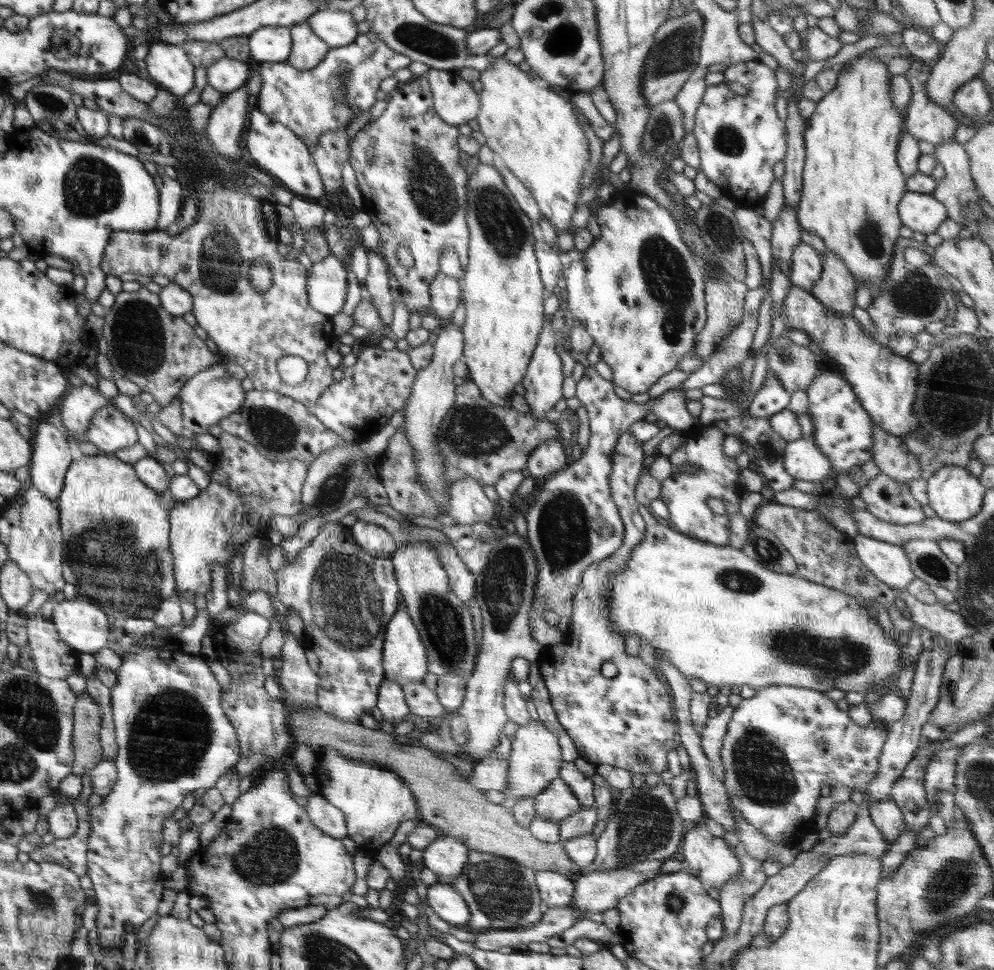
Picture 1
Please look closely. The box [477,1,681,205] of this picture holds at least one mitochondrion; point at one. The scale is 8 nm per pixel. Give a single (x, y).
(566, 39)

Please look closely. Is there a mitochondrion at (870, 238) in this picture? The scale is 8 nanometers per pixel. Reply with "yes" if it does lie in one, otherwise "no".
yes

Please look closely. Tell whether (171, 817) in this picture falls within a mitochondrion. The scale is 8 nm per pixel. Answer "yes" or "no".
no

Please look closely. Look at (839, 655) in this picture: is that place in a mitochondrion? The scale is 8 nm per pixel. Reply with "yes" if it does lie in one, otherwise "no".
yes

